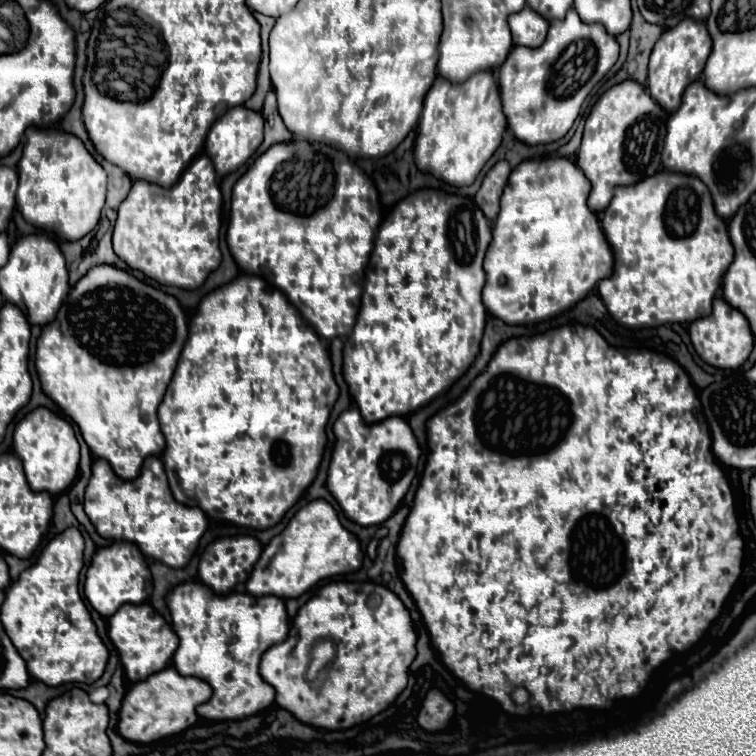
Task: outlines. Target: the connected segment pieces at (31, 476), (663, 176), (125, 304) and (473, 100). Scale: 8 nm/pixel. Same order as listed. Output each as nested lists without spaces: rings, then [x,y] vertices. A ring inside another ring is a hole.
[[[35,408],[29,412],[13,432],[13,448],[21,458],[27,482],[37,492],[49,492],[57,496],[65,492],[78,477],[80,445],[73,426],[47,408]]]
[[[657,172],[633,186],[617,186],[601,226],[615,256],[615,274],[599,282],[599,296],[615,320],[627,326],[661,326],[693,322],[709,314],[711,300],[721,286],[723,274],[733,262],[733,246],[727,224],[715,214],[711,194],[699,178]]]
[[[109,264],[93,266],[69,292],[57,318],[37,340],[35,368],[43,392],[79,426],[83,440],[97,458],[107,460],[123,480],[137,478],[147,456],[161,454],[165,438],[157,420],[157,406],[175,372],[187,338],[187,318],[179,302]]]
[[[491,72],[473,74],[473,78],[461,84],[437,78],[423,102],[415,142],[415,164],[419,170],[431,172],[453,186],[469,186],[501,144],[505,128],[507,120],[501,110],[499,86]]]

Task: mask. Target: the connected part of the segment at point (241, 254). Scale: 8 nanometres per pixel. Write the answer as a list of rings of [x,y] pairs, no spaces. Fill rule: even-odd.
[[[283,142],[263,152],[233,186],[227,244],[237,264],[273,282],[321,338],[349,336],[363,292],[363,272],[373,250],[375,228],[381,222],[381,204],[373,182],[327,144]]]

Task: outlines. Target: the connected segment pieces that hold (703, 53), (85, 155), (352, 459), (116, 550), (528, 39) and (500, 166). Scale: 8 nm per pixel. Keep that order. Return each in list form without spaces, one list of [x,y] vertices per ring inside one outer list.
[[[685,18],[675,28],[665,30],[661,38],[657,40],[649,60],[647,84],[649,84],[649,94],[653,96],[653,100],[659,102],[669,112],[677,110],[677,106],[681,104],[683,90],[701,76],[709,54],[711,54],[711,38],[709,38],[705,22]]]
[[[27,130],[17,172],[17,210],[29,224],[49,228],[71,242],[83,238],[97,226],[105,204],[107,174],[77,136],[61,130]]]
[[[357,408],[345,410],[333,424],[335,448],[329,464],[327,488],[339,502],[347,518],[361,526],[385,522],[411,486],[417,474],[419,444],[401,416],[389,416],[373,426],[365,424]]]
[[[121,542],[121,544],[111,544],[107,548],[99,548],[91,560],[91,566],[85,576],[83,592],[89,604],[101,614],[101,616],[113,616],[121,604],[141,604],[149,596],[147,580],[149,580],[149,568],[147,562],[133,546],[131,542]]]
[[[525,6],[521,12],[509,16],[509,28],[513,32],[513,44],[537,48],[547,36],[549,22],[541,18],[535,10]]]
[[[499,160],[483,178],[479,192],[475,194],[475,202],[477,206],[483,210],[483,214],[489,220],[495,220],[497,212],[499,212],[499,196],[503,192],[503,186],[507,184],[511,166],[505,160]]]

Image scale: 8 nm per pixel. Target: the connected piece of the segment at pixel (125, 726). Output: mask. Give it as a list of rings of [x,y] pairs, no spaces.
[[[173,666],[151,674],[147,680],[135,682],[125,694],[119,710],[119,734],[129,742],[155,742],[165,736],[179,734],[197,722],[195,708],[211,698],[211,686],[193,676],[181,676]]]

